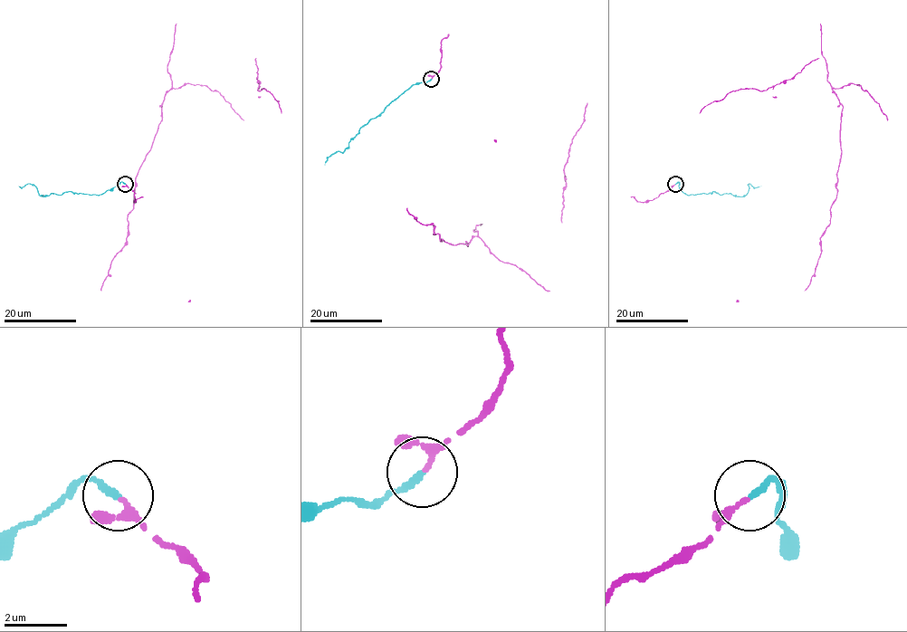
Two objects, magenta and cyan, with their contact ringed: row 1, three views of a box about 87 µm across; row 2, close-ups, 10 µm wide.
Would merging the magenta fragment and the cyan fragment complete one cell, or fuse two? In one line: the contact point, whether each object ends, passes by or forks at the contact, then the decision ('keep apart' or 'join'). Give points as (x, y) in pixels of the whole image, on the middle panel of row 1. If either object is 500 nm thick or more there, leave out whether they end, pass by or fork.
at (431, 79); magenta passes by; cyan ends there; join

